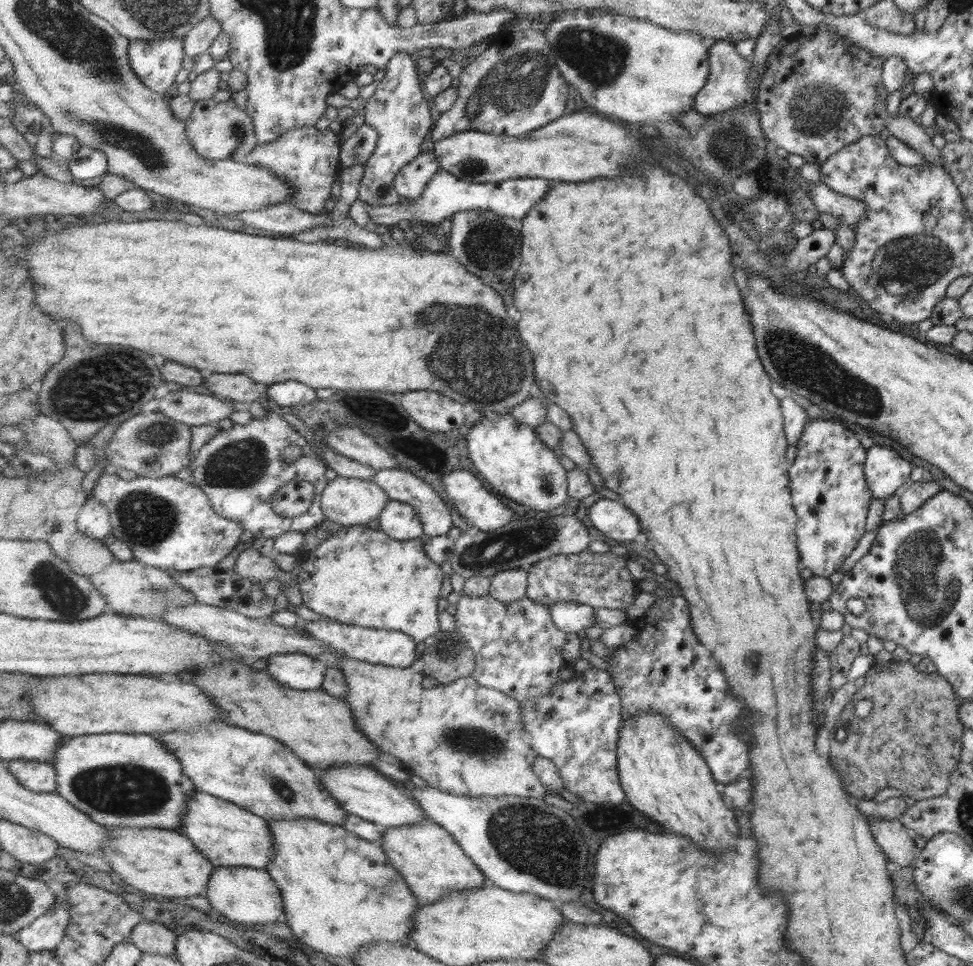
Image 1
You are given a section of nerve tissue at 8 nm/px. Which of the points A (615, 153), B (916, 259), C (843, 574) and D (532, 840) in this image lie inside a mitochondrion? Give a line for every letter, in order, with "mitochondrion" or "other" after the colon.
A: other
B: mitochondrion
C: other
D: mitochondrion

